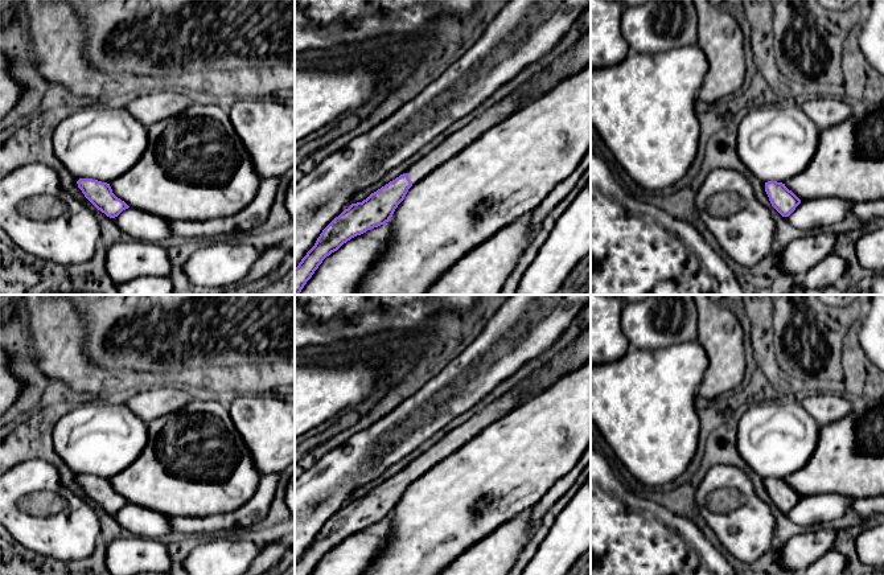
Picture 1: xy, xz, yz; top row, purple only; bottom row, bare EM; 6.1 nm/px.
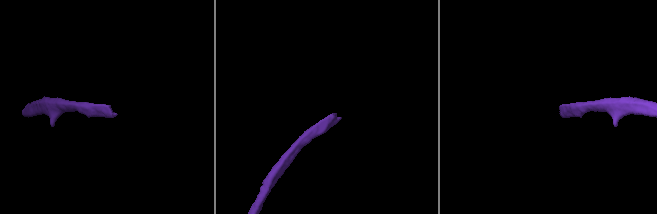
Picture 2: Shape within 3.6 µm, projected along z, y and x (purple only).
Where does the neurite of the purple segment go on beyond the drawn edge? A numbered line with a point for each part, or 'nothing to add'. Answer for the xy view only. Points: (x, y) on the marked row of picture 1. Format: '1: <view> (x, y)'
nothing to add

